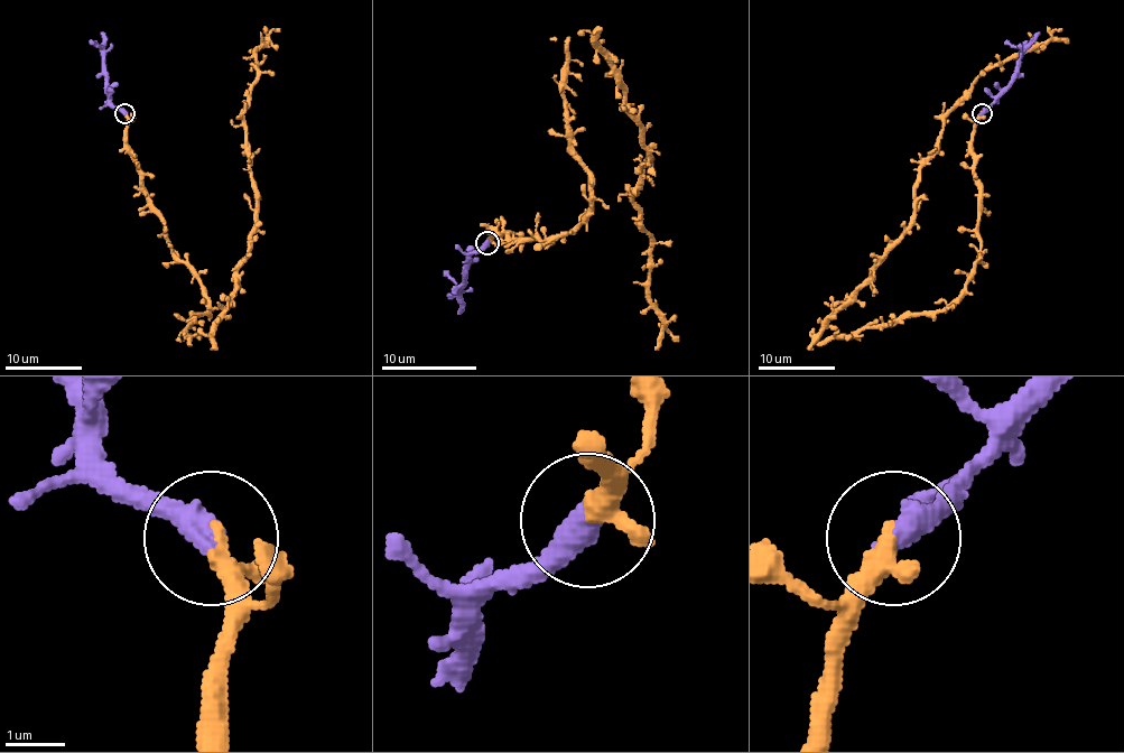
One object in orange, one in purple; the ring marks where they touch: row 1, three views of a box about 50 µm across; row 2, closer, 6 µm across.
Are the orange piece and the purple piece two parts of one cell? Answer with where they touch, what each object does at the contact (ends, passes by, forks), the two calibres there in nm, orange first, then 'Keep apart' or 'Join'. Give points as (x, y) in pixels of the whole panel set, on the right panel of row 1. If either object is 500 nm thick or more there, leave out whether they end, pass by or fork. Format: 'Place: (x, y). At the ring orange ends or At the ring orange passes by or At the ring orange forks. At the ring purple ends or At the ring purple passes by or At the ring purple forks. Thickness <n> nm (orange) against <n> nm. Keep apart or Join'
Place: (982, 113). At the ring orange ends. At the ring purple ends. Thickness 400 nm (orange) against 480 nm. Join

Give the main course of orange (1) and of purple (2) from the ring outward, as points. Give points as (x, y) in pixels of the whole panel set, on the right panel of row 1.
1: (982, 113), (964, 290), (834, 334), (908, 225), (943, 118), (1062, 29)
2: (982, 113), (1012, 78), (1020, 52), (1039, 33)

